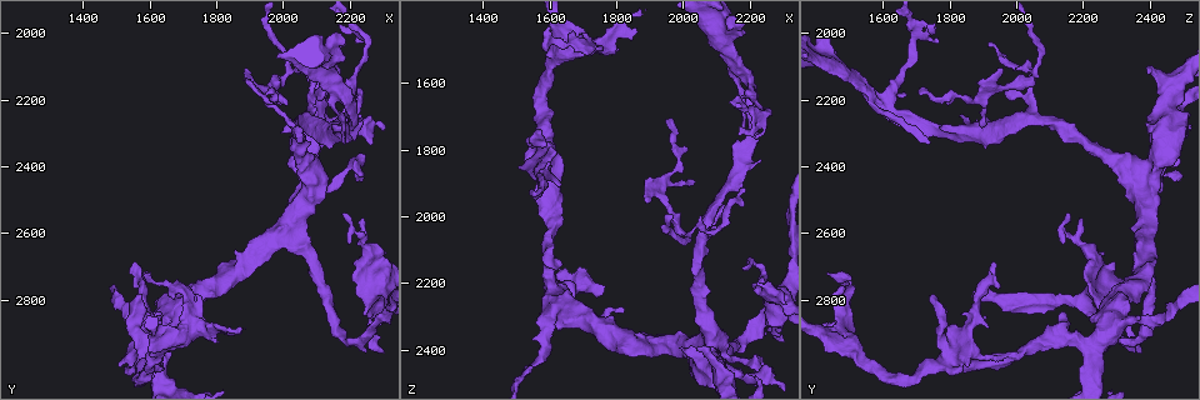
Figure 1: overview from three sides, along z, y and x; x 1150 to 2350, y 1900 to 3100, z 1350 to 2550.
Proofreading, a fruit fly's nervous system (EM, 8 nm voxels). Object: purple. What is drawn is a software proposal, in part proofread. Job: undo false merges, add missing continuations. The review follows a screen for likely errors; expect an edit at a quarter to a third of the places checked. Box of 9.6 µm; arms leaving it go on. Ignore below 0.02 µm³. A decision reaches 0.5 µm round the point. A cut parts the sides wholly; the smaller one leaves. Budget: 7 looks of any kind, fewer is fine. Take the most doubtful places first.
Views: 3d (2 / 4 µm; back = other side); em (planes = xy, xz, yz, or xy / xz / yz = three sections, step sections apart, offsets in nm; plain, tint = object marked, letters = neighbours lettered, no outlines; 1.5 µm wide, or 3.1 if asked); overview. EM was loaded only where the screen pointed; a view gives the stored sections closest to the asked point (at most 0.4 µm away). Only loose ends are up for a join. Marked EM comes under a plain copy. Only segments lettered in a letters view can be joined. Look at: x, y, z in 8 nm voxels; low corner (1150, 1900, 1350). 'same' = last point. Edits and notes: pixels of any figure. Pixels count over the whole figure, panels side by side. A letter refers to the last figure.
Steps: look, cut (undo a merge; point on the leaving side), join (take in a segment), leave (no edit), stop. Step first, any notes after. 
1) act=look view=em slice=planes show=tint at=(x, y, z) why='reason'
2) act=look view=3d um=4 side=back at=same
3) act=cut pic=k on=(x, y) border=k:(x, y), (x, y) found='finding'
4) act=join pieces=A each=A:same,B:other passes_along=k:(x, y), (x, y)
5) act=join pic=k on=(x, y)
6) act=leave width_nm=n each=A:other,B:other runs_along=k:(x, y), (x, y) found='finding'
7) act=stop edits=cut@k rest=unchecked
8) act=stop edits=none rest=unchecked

act=look view=3d um=4 at=(1510, 2990, 1850) why='free end'

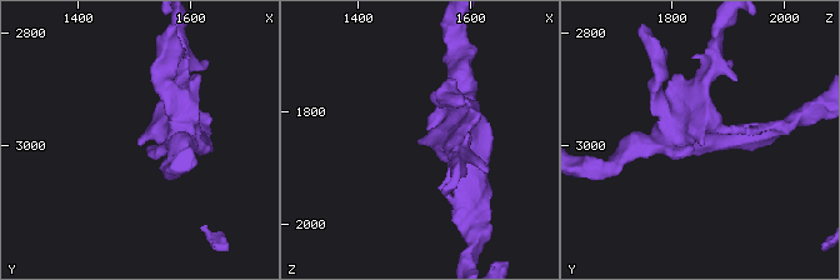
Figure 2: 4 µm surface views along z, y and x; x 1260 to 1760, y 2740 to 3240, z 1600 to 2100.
act=look view=em slice=xz step=8 show=letters at=(1510, 3005, 1855)

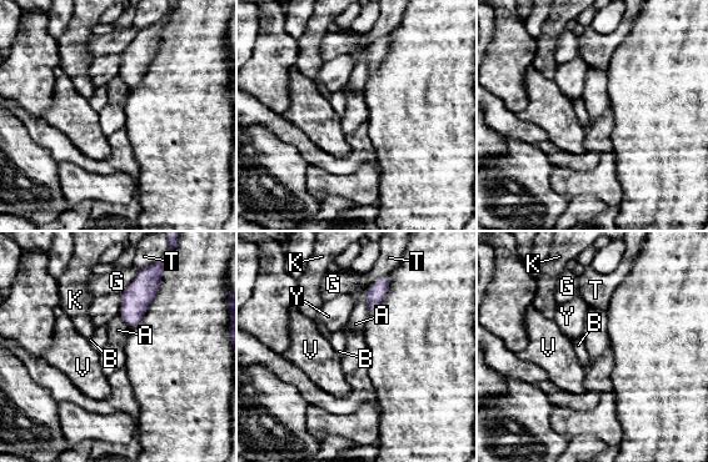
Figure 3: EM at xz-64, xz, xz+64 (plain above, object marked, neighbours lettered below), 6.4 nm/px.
act=look view=em slice=planes show=letters at=same why='cut it another way'

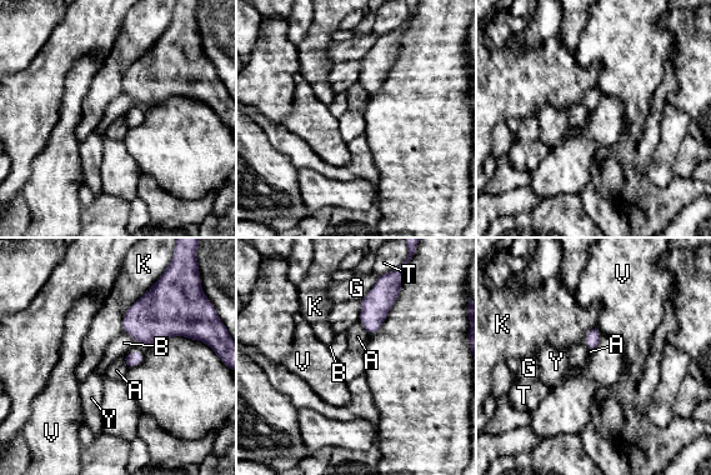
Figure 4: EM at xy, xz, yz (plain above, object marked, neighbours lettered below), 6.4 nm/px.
act=leave each=A:other,B:other,G:other,K:other,T:other,V:other,Y:other found='no lettered segment goes on from it'

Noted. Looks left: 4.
act=look view=em slice=planes show=letters at=(2070, 2250, 2060) why='branch point'

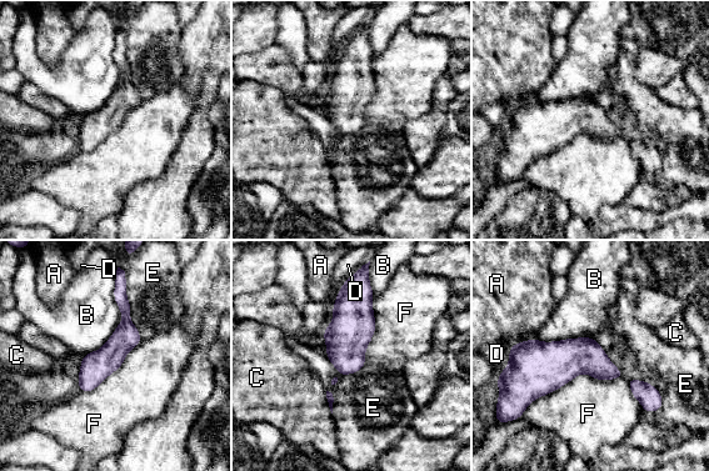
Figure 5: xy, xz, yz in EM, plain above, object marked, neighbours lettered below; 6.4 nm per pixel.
act=leave width_nm=190 each=A:other,B:other,C:other,D:other,E:other,F:other border=5:(623, 377), (579, 374), (523, 412) found='one neuron here'

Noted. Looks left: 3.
act=look view=3d um=4 at=(1590, 2860, 2320) why='small branch off a trunk'

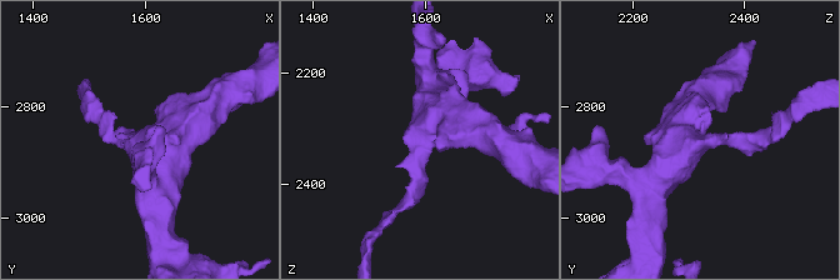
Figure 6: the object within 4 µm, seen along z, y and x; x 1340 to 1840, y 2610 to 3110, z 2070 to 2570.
act=look view=em um=3.1 slice=planes show=tint at=(1595, 2865, 2320) arms=3 arm_widths_nm=200,480,500

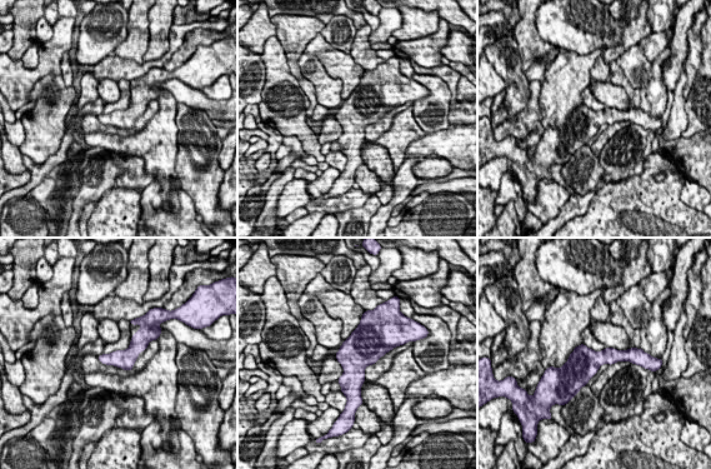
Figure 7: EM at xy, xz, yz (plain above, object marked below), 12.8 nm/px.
act=look view=em um=3.1 slice=planes show=letters at=same why='what lies round it'

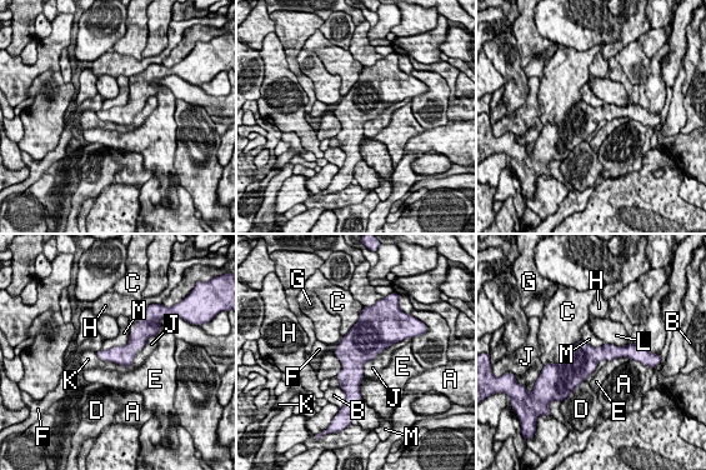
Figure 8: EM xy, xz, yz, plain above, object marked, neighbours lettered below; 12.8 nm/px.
act=leave each=A:other,B:other,C:other,D:other,E:other,F:other,G:other,H:other,J:other,K:other,L:other,M:other border=8:(130, 333), (125, 344), (101, 350) found='all the same neuron'

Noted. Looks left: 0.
act=stop edits=none rest=unchecked

